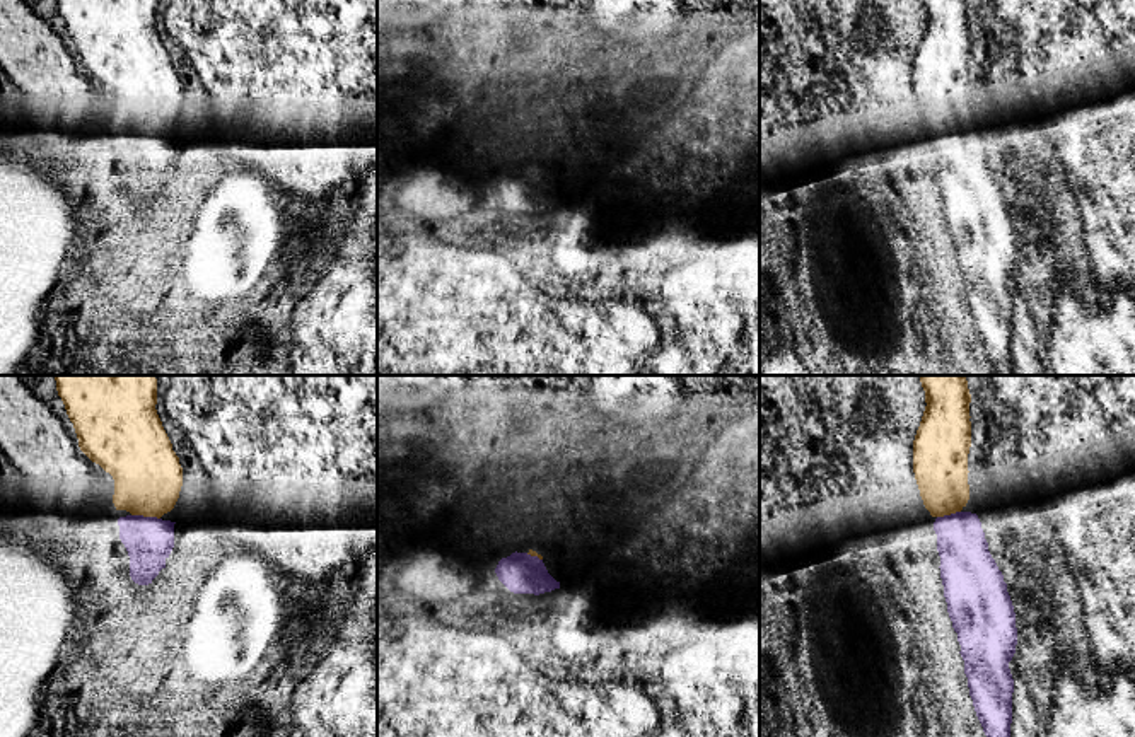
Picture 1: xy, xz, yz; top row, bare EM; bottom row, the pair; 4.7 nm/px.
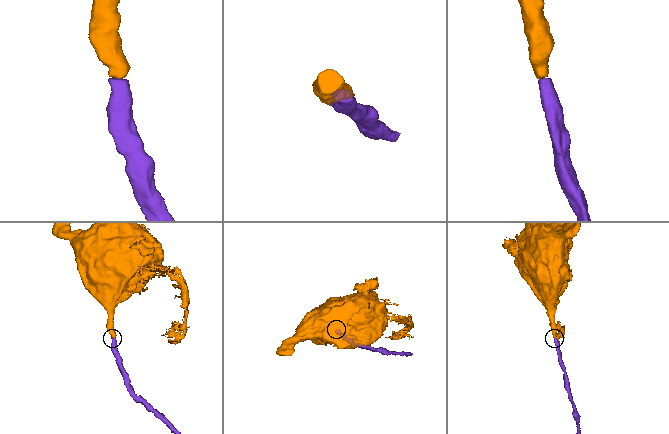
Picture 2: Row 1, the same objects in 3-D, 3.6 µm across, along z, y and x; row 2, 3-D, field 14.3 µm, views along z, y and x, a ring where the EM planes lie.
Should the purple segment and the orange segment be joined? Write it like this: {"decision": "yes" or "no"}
{"decision": "yes"}

